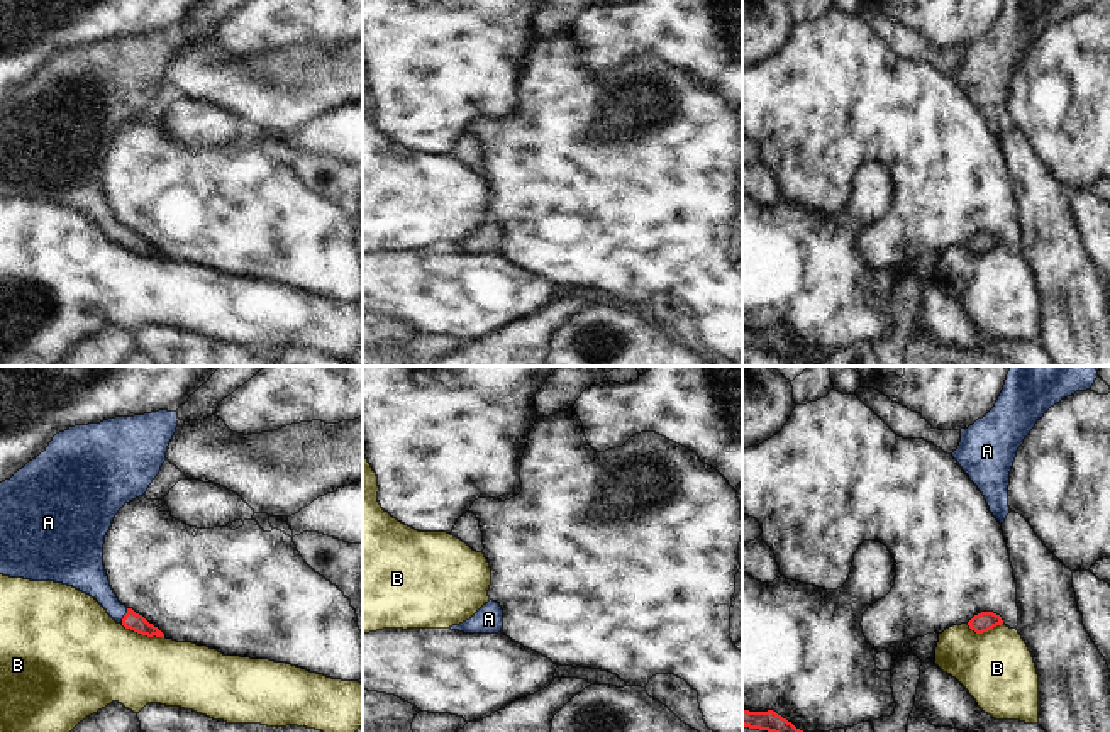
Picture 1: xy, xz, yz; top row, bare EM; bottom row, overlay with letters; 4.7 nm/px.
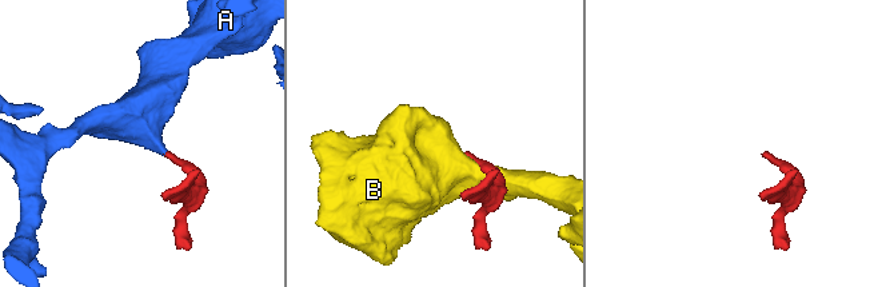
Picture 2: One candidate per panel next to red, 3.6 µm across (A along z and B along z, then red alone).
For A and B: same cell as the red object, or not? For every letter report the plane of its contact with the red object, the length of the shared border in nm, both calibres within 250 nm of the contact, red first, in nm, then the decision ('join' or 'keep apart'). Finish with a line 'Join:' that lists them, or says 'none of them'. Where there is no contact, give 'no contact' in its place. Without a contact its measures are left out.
A: meets red in xy; contact 80 nm long; 90 nm thick on the red side, 160 nm on the other; join
B: meets red in xy; contact 220 nm long; 90 nm thick on the red side, 400 nm on the other; keep apart
Join: A

